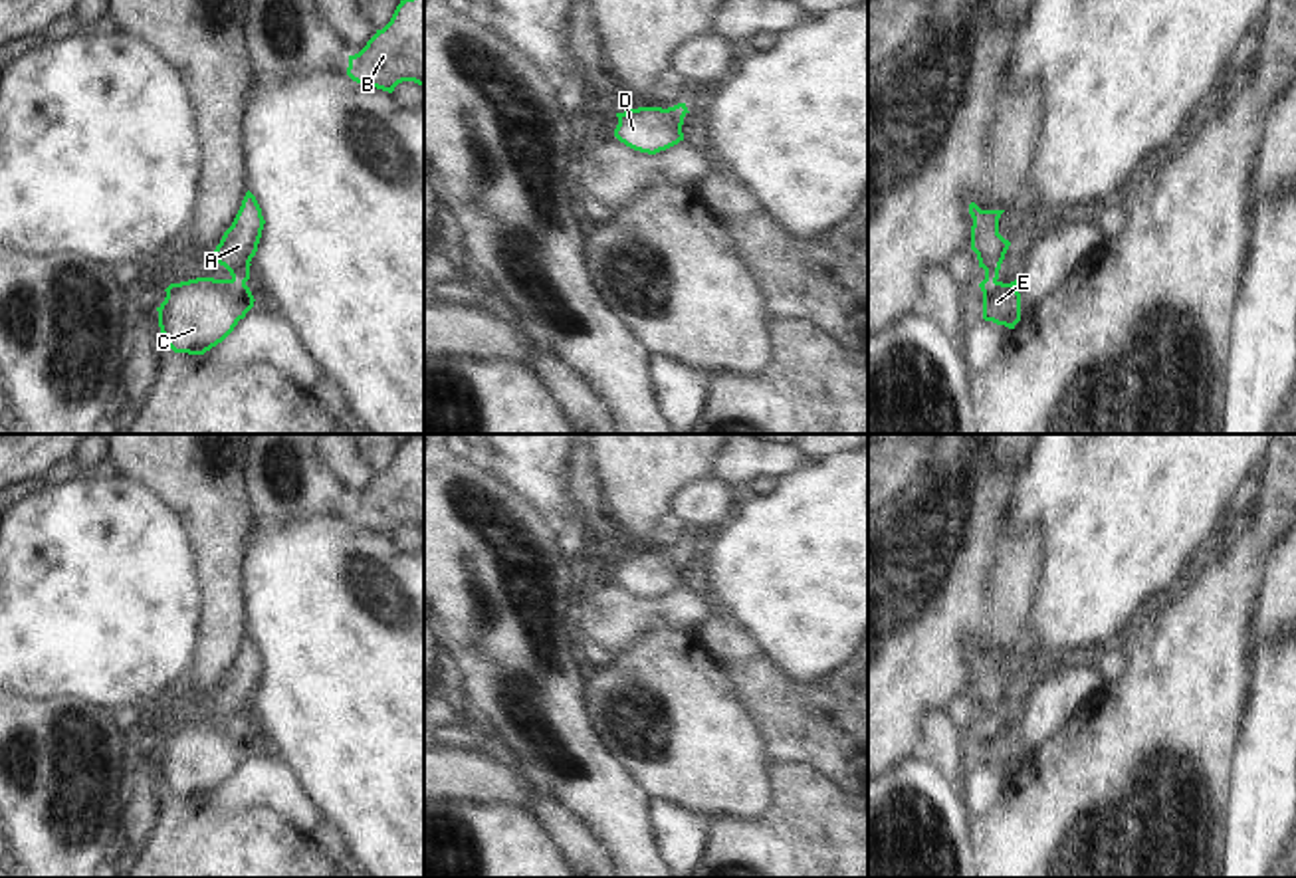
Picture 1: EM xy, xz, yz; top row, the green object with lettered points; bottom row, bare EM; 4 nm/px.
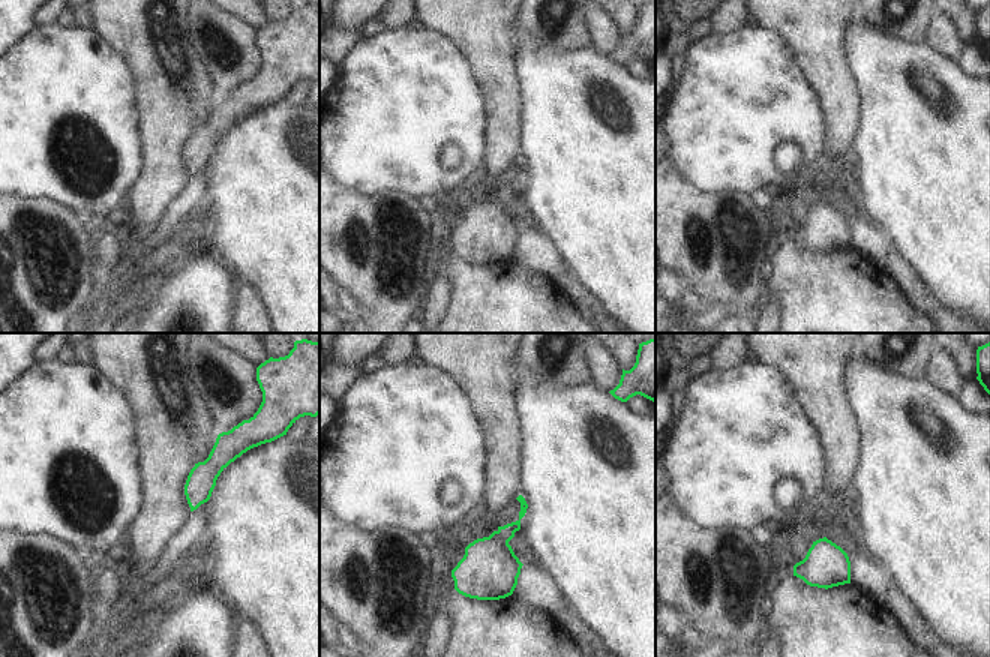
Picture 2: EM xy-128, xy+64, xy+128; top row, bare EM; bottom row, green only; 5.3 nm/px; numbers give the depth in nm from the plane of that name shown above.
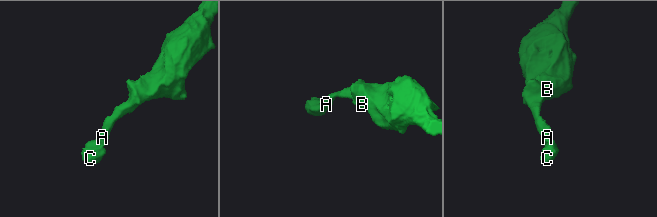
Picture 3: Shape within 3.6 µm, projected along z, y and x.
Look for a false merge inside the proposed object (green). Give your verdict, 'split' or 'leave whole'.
leave whole

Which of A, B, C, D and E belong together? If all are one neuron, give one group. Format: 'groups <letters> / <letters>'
groups A B C D E

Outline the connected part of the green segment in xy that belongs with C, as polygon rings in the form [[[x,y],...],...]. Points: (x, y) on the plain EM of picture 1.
[[[248,634],[242,650],[224,676],[220,688],[212,696],[212,704],[230,715],[230,723],[196,721],[180,727],[170,727],[164,735],[164,745],[157,751],[159,771],[166,789],[174,797],[204,799],[222,787],[238,769],[240,763],[254,751],[254,739],[246,725],[250,723],[250,706],[258,696],[264,674],[264,660],[256,640]]]

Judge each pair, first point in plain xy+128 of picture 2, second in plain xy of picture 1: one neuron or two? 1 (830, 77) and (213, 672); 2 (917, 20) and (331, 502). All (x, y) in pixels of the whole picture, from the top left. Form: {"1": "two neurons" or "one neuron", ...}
{"1": "one neuron", "2": "one neuron"}

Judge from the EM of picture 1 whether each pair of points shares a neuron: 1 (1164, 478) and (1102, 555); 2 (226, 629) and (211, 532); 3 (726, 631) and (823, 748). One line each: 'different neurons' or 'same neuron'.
1: same neuron
2: same neuron
3: same neuron

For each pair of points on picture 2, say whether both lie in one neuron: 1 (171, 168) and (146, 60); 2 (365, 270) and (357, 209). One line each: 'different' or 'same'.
1: same
2: same

